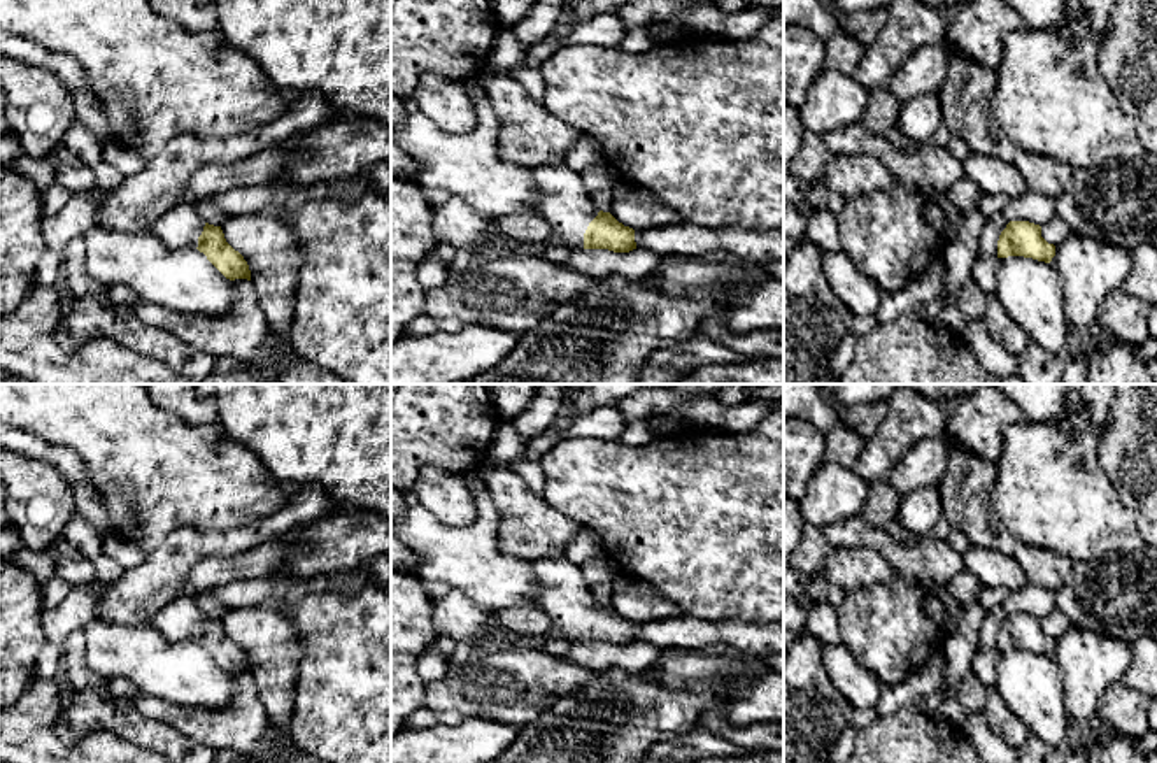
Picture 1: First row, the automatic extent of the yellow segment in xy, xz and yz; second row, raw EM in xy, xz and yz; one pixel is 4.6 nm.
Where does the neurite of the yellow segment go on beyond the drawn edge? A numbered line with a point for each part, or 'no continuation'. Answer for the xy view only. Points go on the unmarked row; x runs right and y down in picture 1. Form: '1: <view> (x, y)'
1: xy (181, 620)

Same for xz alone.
1: xz (565, 595)

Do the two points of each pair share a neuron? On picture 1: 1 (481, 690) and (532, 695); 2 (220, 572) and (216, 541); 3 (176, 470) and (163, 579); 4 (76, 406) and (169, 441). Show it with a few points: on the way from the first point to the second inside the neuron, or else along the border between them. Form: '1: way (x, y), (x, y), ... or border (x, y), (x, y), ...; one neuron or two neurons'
1: way (493, 690), (519, 690); one neuron
2: border (258, 544), (225, 556), (204, 556), (184, 579); two neurons
3: border (209, 530), (176, 528), (151, 553); two neurons
4: way (99, 411), (128, 441), (146, 441); one neuron

